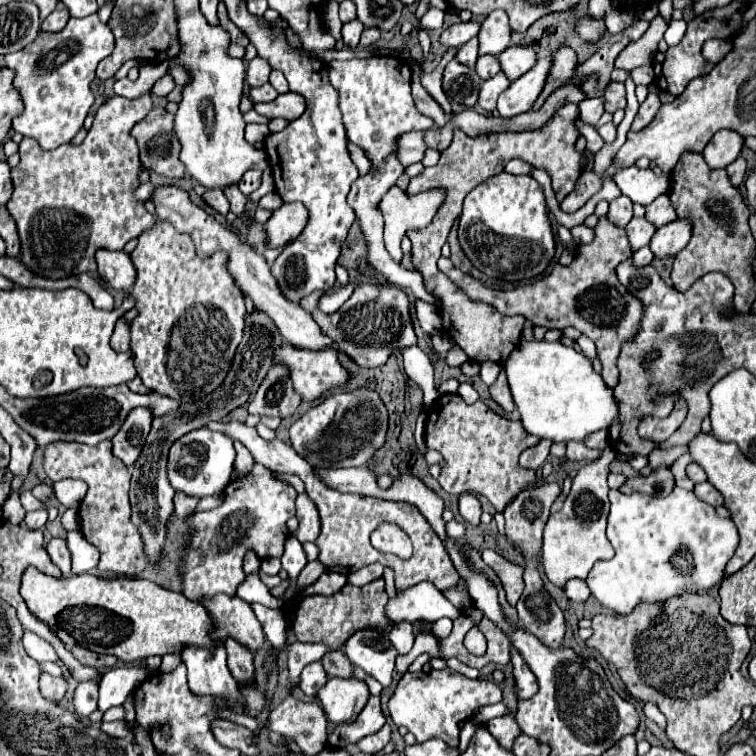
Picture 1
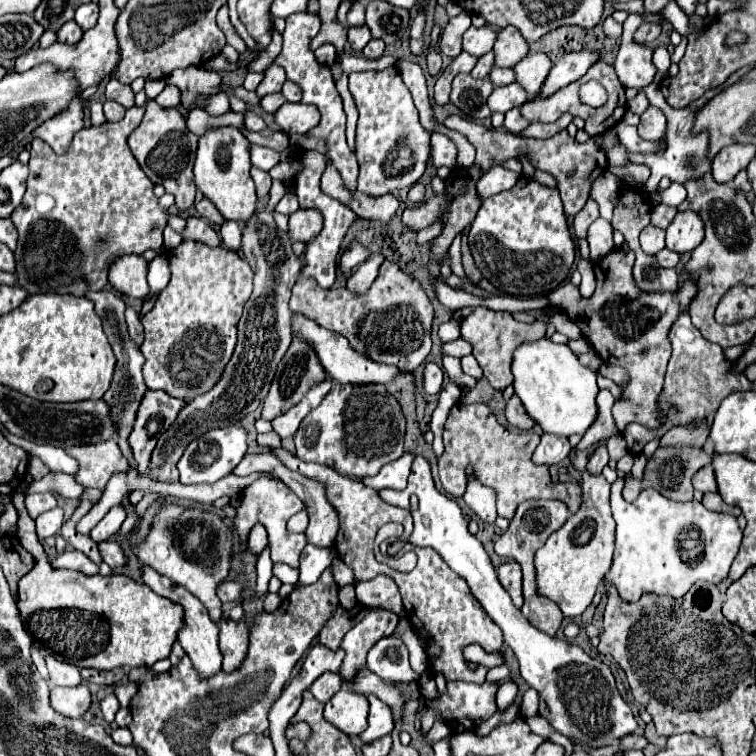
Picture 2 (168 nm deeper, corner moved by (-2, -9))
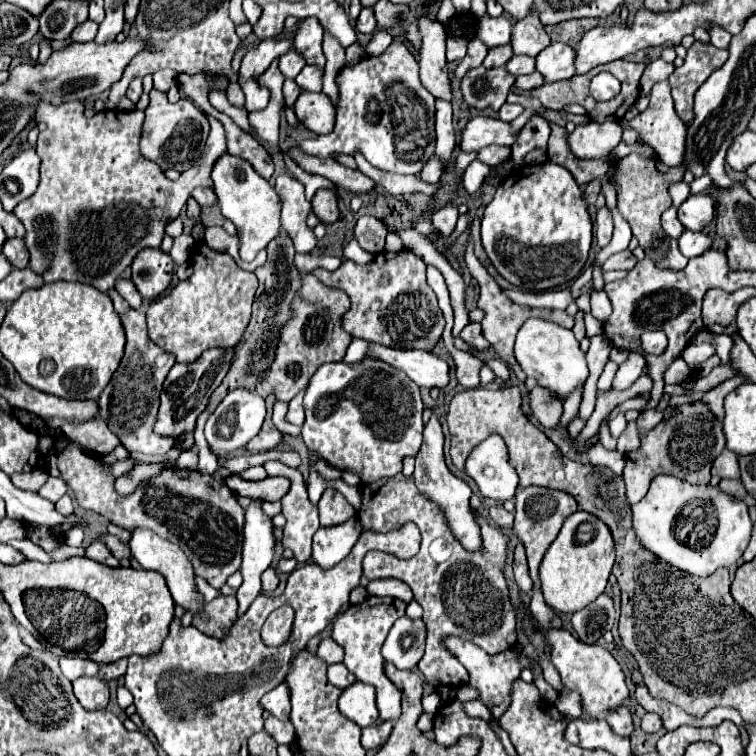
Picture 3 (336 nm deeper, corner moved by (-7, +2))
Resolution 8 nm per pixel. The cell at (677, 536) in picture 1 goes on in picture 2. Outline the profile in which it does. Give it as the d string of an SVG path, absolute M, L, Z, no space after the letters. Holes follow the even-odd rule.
M617 478L611 487L617 533L613 565L601 583L603 595L611 585L627 603L639 601L645 593L679 599L697 581L717 585L727 577L741 545L741 529L733 515L709 511L699 501L669 501L653 489L645 489L633 503L627 503L621 497L623 482L623 478Z

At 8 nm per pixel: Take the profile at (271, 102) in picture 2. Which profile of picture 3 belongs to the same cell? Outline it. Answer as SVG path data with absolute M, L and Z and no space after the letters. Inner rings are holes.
M286 80L284 82L284 98L286 98L286 106L294 106L294 102L296 102L296 98L300 96L300 86L294 82L294 80Z

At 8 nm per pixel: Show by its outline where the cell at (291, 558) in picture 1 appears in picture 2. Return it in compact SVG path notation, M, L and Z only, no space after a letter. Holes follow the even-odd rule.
M307 545L301 553L301 565L299 565L299 581L297 583L315 583L319 575L331 565L331 561L337 557L335 549L321 549Z

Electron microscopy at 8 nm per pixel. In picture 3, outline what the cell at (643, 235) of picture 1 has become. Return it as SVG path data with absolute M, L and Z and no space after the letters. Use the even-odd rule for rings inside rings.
M668 208L664 214L662 214L662 226L664 230L672 236L672 238L678 238L682 232L684 232L684 226L680 224L678 216L676 216L676 208Z

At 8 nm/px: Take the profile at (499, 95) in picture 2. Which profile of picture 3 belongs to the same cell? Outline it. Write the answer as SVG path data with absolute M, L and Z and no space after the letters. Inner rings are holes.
M532 72L532 74L518 76L518 78L516 78L516 86L522 88L522 90L540 88L540 84L544 84L544 76L540 76L540 72Z

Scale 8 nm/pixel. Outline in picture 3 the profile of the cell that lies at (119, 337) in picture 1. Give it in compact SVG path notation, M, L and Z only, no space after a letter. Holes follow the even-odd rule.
M118 280L116 282L116 292L132 306L132 308L140 308L142 306L142 298L140 298L140 294L138 294L138 290L136 290L136 286L134 286L134 282L132 280Z

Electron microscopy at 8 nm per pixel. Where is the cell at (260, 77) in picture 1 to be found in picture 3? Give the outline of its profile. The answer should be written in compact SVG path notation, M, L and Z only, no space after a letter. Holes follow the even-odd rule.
M288 50L284 56L280 56L280 72L286 78L296 78L304 66L306 66L306 60L296 50Z

